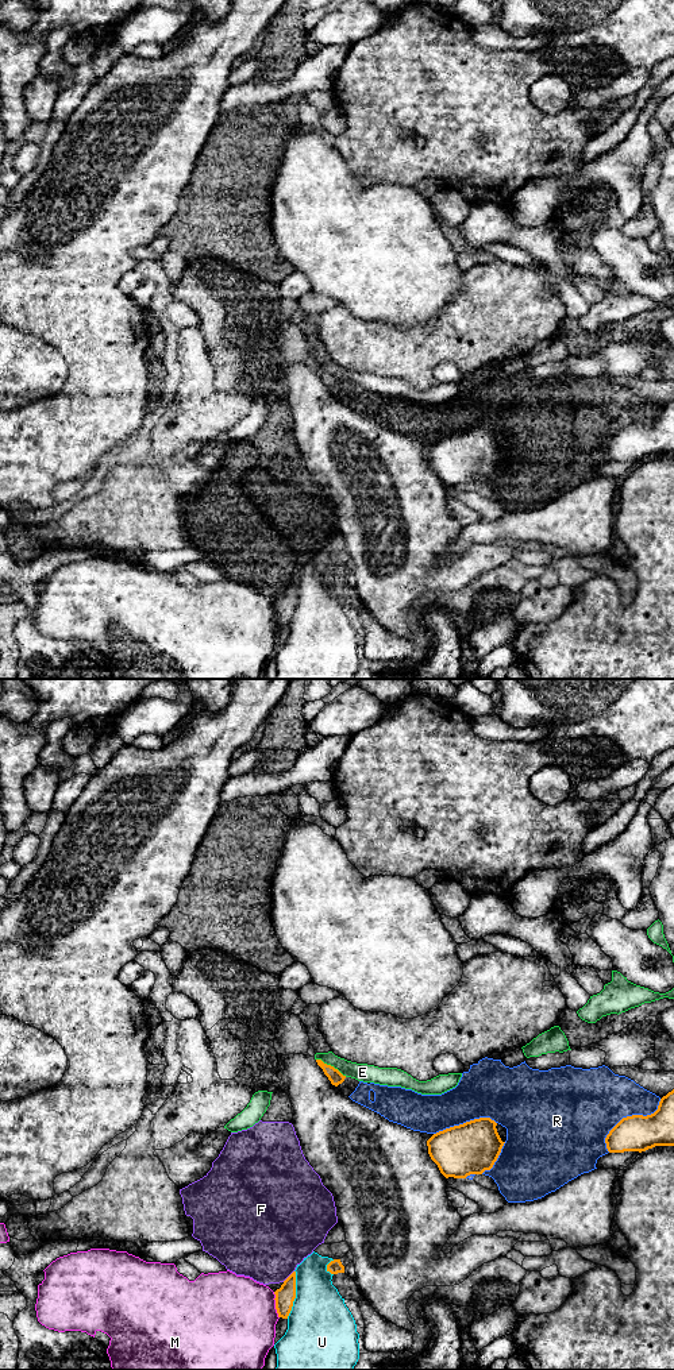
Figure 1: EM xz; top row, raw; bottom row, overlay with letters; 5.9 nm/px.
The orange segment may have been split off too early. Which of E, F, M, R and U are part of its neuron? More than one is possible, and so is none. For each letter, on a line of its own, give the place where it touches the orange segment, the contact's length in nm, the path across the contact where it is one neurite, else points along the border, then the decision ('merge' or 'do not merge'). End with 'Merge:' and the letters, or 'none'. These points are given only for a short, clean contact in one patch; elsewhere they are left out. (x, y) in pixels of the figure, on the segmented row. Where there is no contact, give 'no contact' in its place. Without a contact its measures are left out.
E: meets orange in xz at (330, 1065); contact 220 nm long; do not merge
F: meets orange in xz at (289, 1276); contact 100 nm long; do not merge
M: meets orange in xz at (276, 1305); contact 160 nm long; do not merge
R: meets orange in xz at (628, 1116); contact 440 nm long; do not merge
U: meets orange in xz at (295, 1295); contact 300 nm long; do not merge
Merge: none

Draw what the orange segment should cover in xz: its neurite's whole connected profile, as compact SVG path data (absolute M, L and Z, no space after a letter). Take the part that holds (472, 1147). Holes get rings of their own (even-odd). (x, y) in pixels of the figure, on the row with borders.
M479 1118L439 1131L427 1141L428 1154L446 1178L482 1174L493 1168L505 1143L501 1141L496 1126L497 1123L490 1118Z

